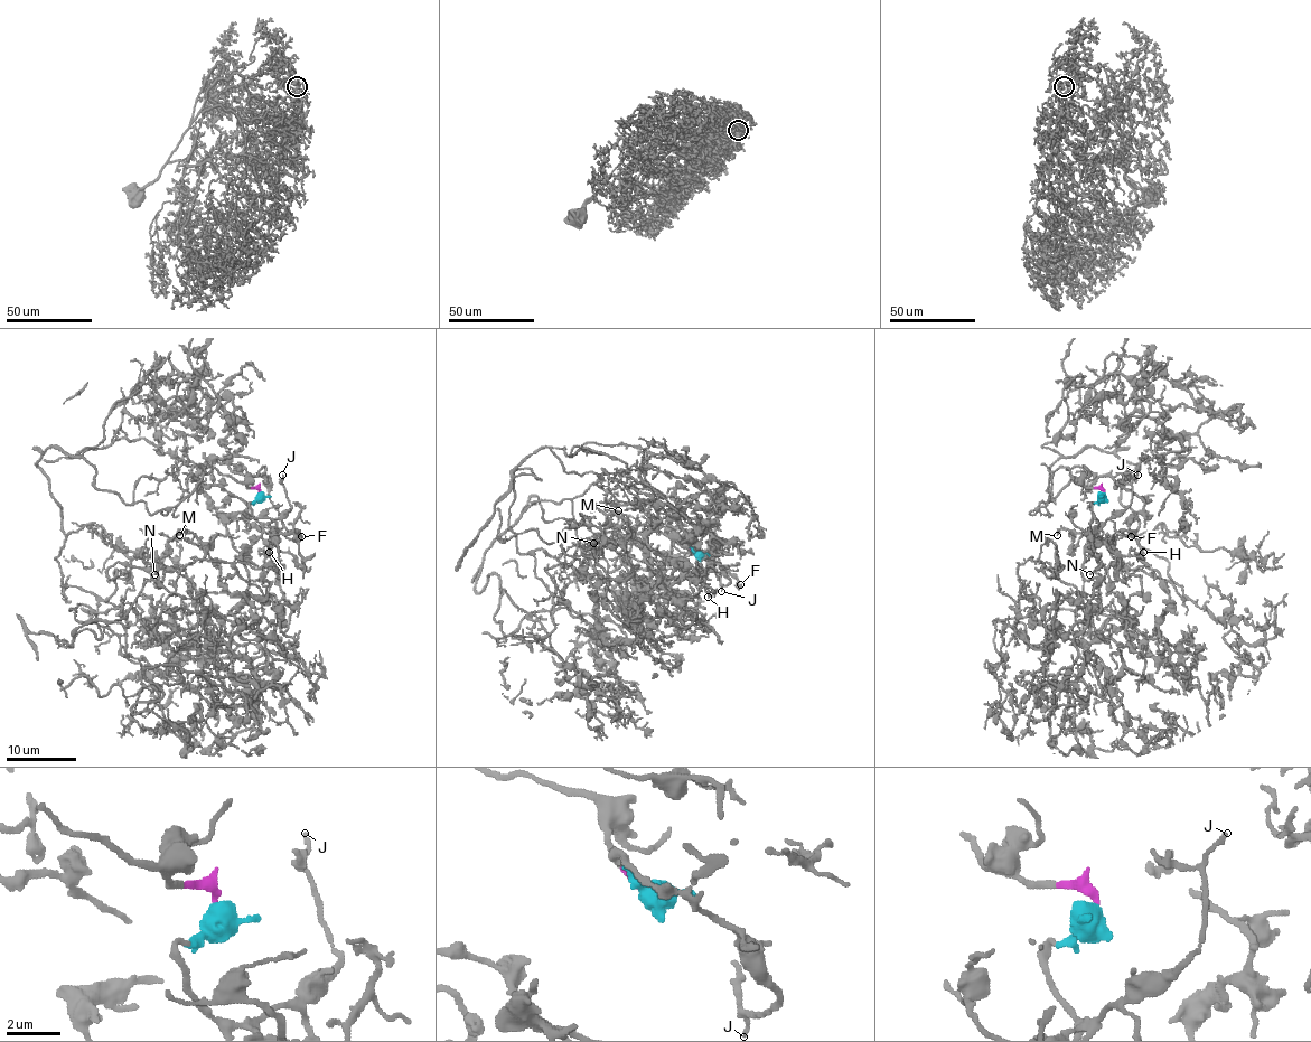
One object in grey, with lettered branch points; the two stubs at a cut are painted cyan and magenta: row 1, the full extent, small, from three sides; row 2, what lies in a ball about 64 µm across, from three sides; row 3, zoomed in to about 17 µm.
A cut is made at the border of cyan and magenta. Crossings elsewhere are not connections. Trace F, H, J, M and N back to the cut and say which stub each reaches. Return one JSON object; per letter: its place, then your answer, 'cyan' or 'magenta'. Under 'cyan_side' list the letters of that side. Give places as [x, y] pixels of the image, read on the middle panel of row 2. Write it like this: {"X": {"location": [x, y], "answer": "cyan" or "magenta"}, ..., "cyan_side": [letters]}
{"F": {"location": [740, 584], "answer": "cyan"}, "H": {"location": [708, 597], "answer": "cyan"}, "J": {"location": [721, 591], "answer": "cyan"}, "M": {"location": [618, 510], "answer": "magenta"}, "N": {"location": [593, 543], "answer": "magenta"}, "cyan_side": ["F", "H", "J"]}

